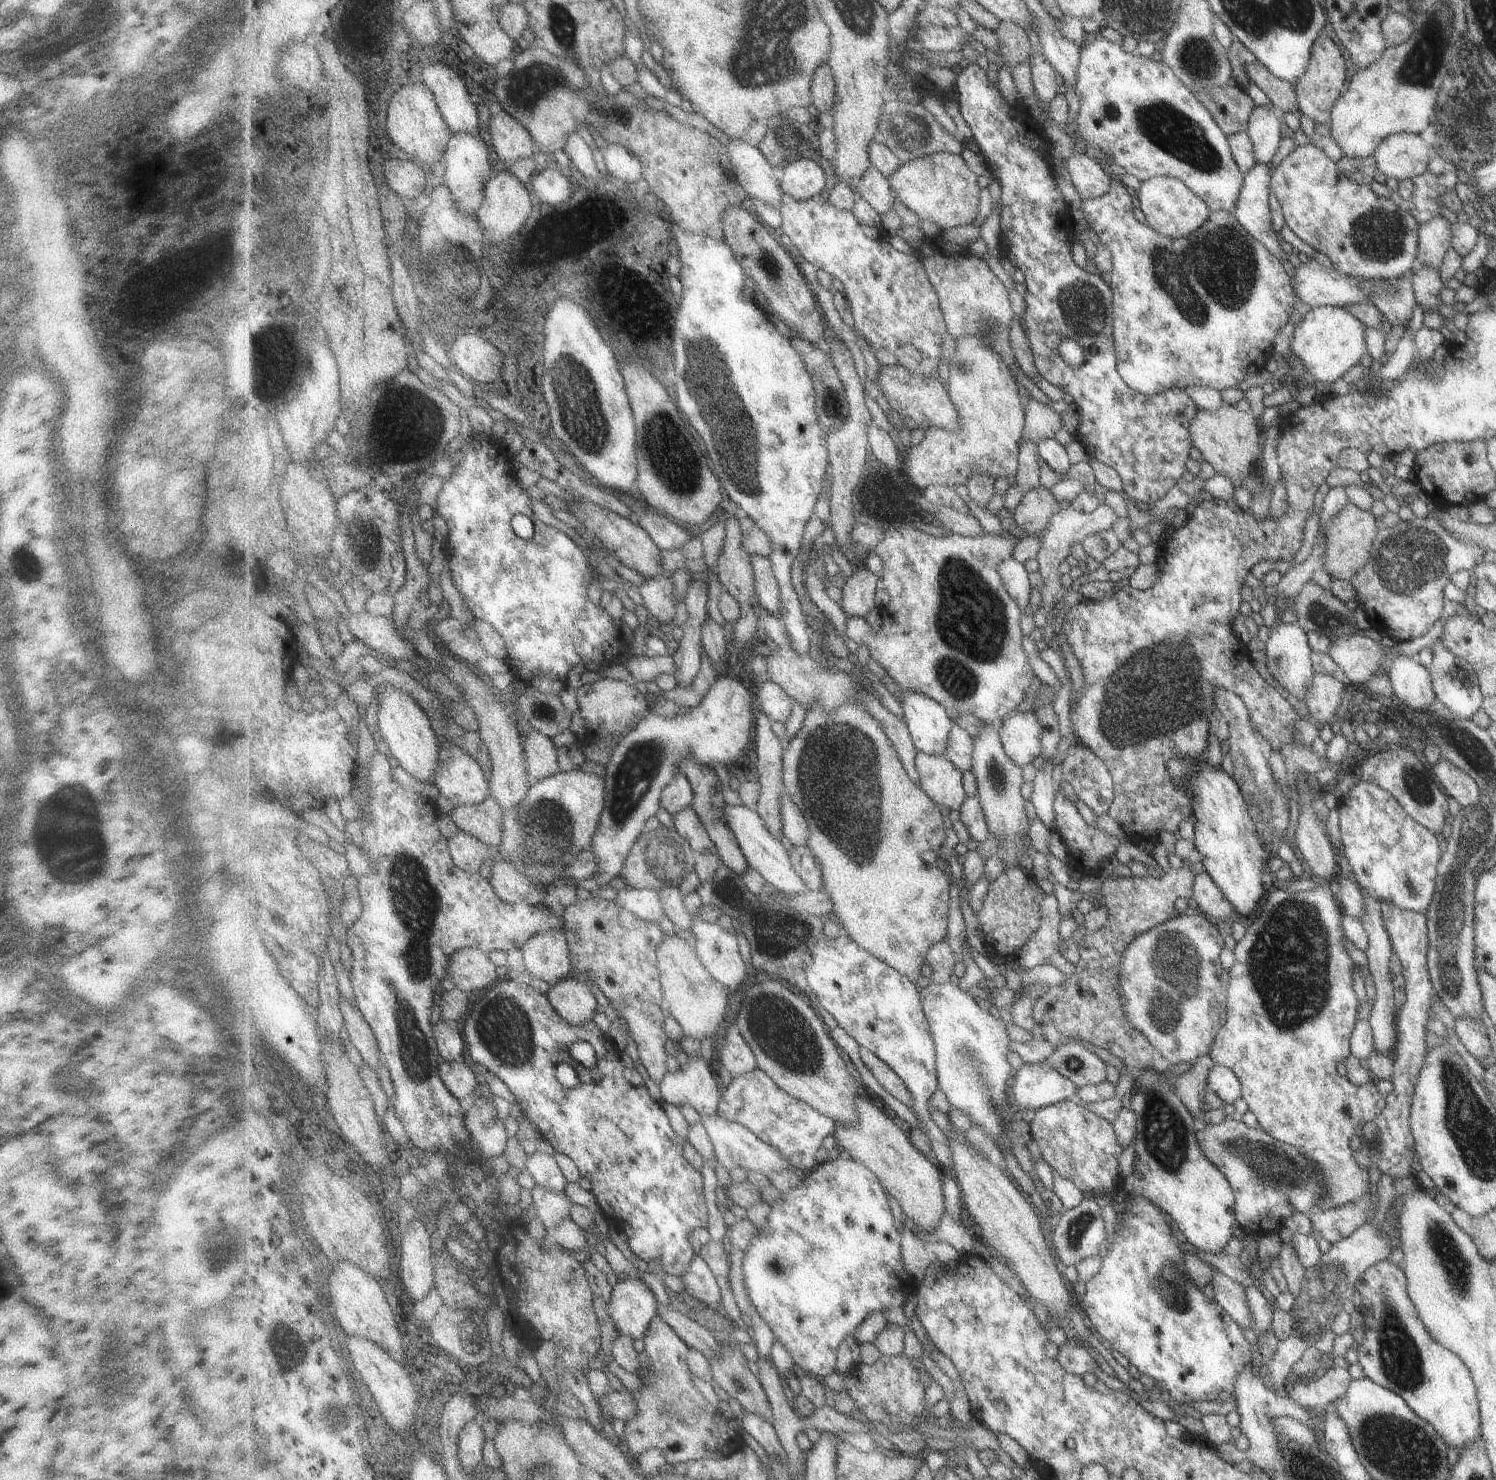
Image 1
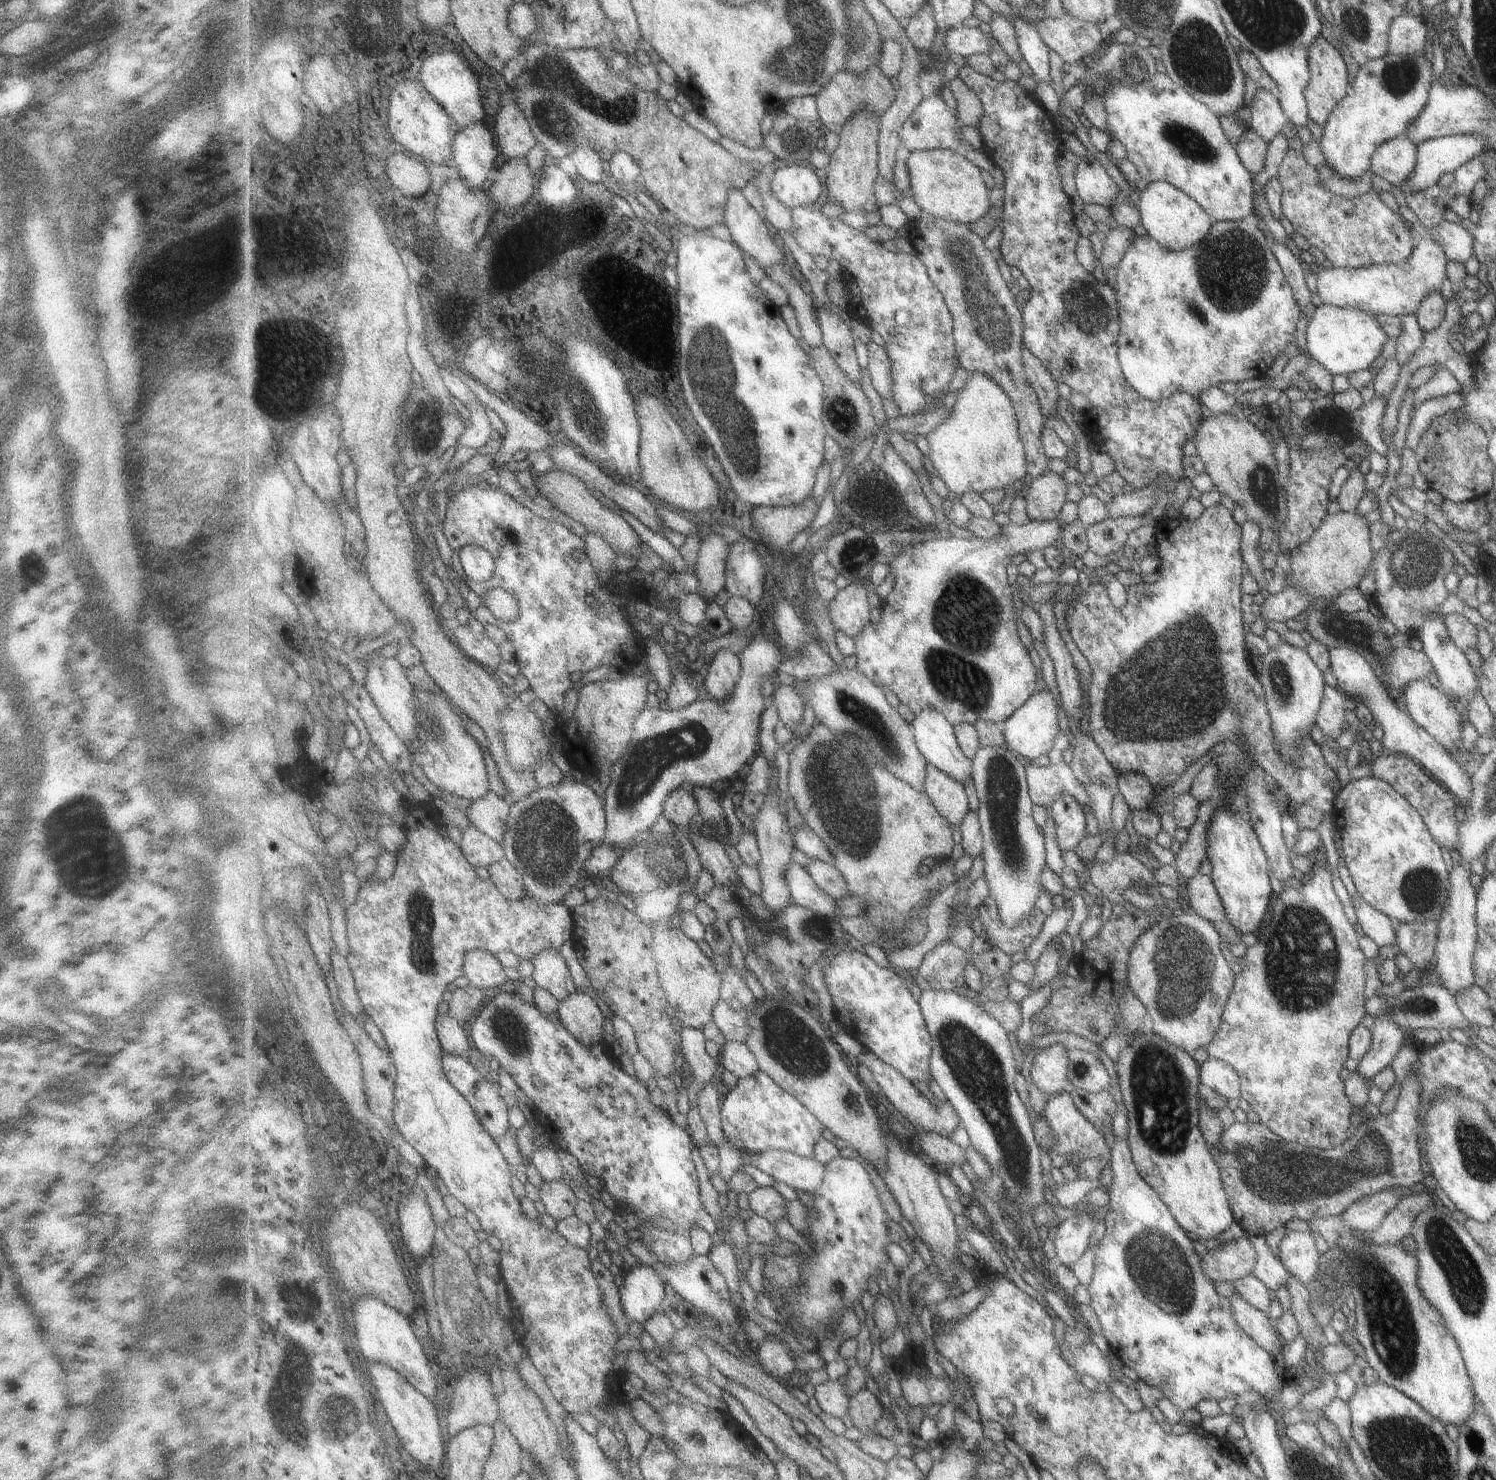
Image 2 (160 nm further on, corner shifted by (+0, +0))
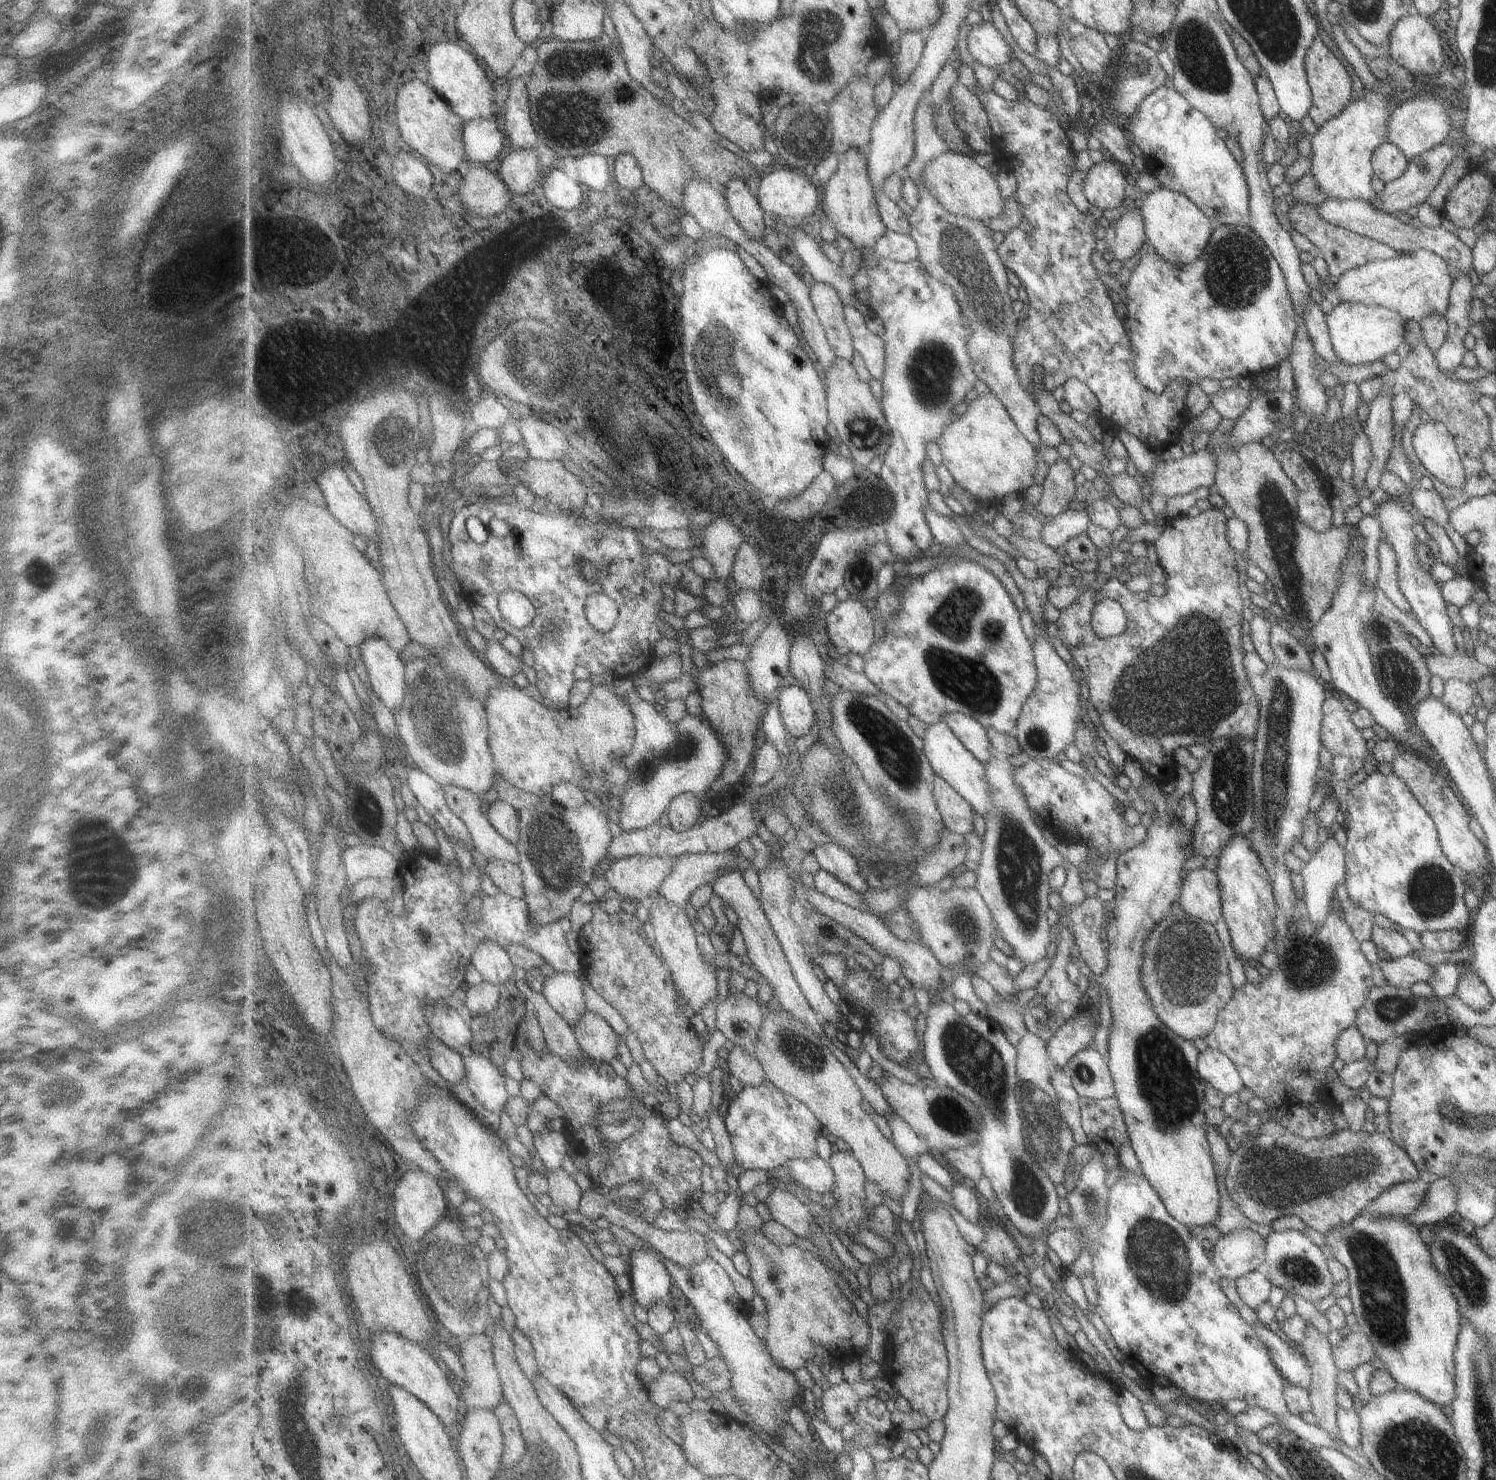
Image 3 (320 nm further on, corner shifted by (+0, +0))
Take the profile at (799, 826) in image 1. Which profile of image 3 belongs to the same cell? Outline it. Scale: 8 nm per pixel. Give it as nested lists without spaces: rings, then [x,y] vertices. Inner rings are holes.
[[[829,842],[818,846],[813,854],[821,868],[853,887],[857,892],[864,894],[870,889],[867,880],[859,871],[859,866],[856,865],[857,858],[839,843]]]

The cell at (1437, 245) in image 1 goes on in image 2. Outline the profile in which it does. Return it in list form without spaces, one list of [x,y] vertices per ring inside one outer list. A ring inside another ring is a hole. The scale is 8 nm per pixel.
[[[1427,234],[1419,237],[1409,257],[1395,266],[1377,264],[1377,266],[1355,270],[1313,267],[1316,281],[1315,293],[1323,305],[1351,307],[1371,315],[1414,314],[1423,296],[1427,296],[1433,290],[1435,292],[1440,290],[1441,282],[1445,278],[1446,263],[1441,244]]]

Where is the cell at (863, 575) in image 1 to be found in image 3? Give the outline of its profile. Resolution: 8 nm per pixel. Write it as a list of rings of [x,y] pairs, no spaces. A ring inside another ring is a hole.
[[[849,597],[826,615],[826,628],[838,654],[864,655],[875,642],[875,620],[863,601]]]

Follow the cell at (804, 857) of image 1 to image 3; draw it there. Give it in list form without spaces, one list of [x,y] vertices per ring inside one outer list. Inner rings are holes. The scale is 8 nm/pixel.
[[[821,868],[813,877],[814,885],[821,893],[848,904],[856,909],[869,912],[869,905],[864,899],[864,894],[857,892],[853,887],[841,882],[841,879],[835,875],[829,874],[825,869]]]

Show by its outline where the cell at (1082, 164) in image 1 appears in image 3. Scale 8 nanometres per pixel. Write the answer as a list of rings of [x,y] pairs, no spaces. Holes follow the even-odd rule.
[[[1107,159],[1087,171],[1083,190],[1091,205],[1113,210],[1125,202],[1131,184],[1132,178],[1125,168],[1119,162]]]

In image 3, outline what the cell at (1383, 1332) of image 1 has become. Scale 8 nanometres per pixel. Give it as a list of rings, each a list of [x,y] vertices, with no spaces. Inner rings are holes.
[[[1357,1215],[1347,1224],[1336,1226],[1324,1232],[1325,1244],[1330,1248],[1332,1258],[1340,1262],[1348,1272],[1347,1281],[1349,1283],[1348,1297],[1352,1304],[1352,1313],[1356,1316],[1356,1329],[1365,1334],[1366,1339],[1373,1345],[1376,1359],[1379,1359],[1391,1378],[1398,1384],[1399,1388],[1405,1389],[1421,1395],[1426,1401],[1436,1404],[1439,1407],[1450,1404],[1454,1393],[1453,1384],[1453,1349],[1455,1339],[1462,1319],[1458,1304],[1450,1291],[1446,1278],[1432,1266],[1432,1255],[1428,1251],[1428,1246],[1421,1241],[1419,1231],[1407,1219],[1403,1217],[1368,1217],[1367,1215]]]

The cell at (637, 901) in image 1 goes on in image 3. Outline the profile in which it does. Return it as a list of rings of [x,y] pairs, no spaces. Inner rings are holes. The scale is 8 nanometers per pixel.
[[[736,850],[681,855],[660,886],[657,897],[685,906],[698,888],[714,885],[724,873],[737,869],[737,855]]]

